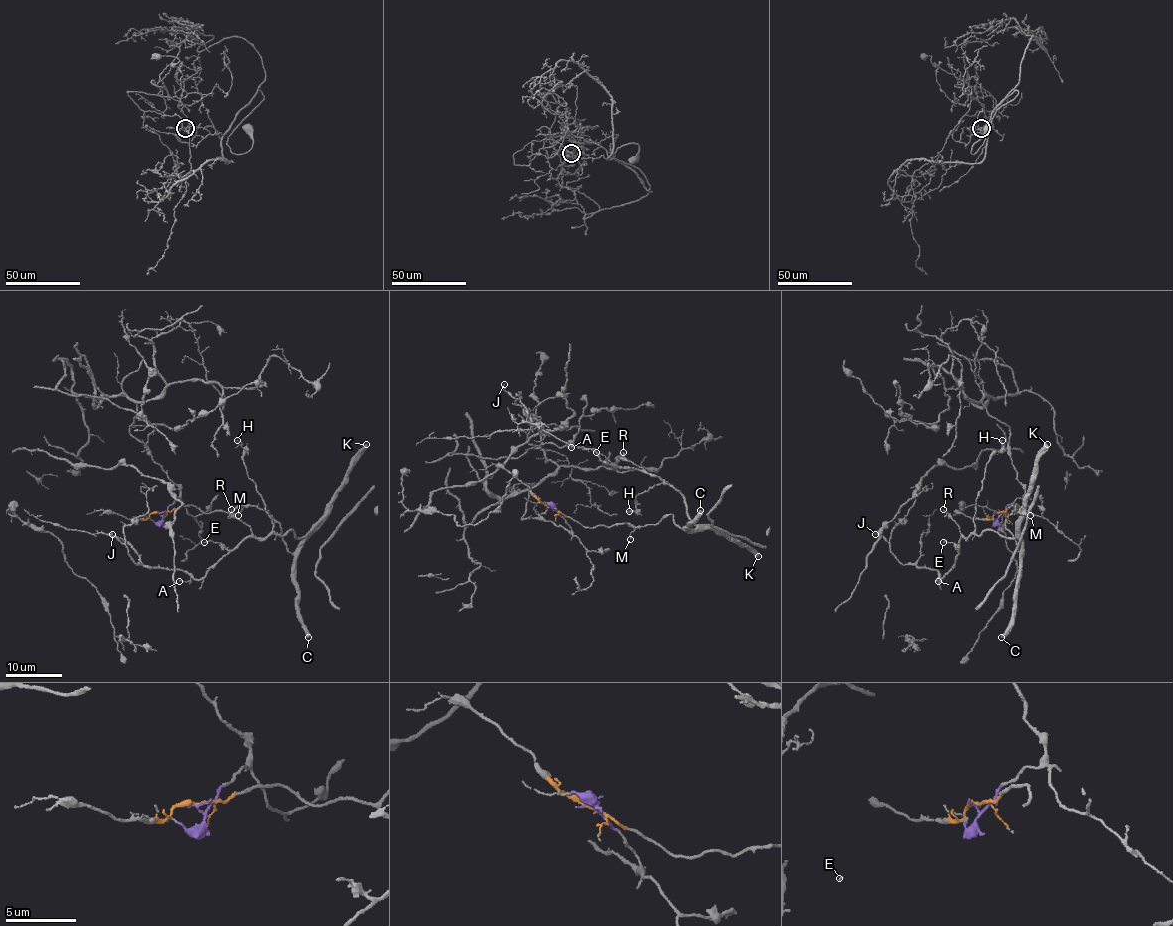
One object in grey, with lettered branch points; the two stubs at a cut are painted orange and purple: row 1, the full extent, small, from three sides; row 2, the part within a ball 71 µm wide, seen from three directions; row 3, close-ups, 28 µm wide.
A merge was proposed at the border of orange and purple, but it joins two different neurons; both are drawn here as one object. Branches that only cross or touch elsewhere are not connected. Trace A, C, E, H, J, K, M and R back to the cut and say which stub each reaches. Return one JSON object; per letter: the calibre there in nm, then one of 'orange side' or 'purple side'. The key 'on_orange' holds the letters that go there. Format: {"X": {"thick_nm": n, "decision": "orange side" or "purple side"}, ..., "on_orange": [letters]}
{"A": {"thick_nm": 100, "decision": "orange side"}, "C": {"thick_nm": 380, "decision": "orange side"}, "E": {"thick_nm": 100, "decision": "orange side"}, "H": {"thick_nm": 90, "decision": "orange side"}, "J": {"thick_nm": 80, "decision": "orange side"}, "K": {"thick_nm": 500, "decision": "orange side"}, "M": {"thick_nm": 100, "decision": "orange side"}, "R": {"thick_nm": 70, "decision": "orange side"}, "on_orange": ["A", "C", "E", "H", "J", "K", "M", "R"]}

